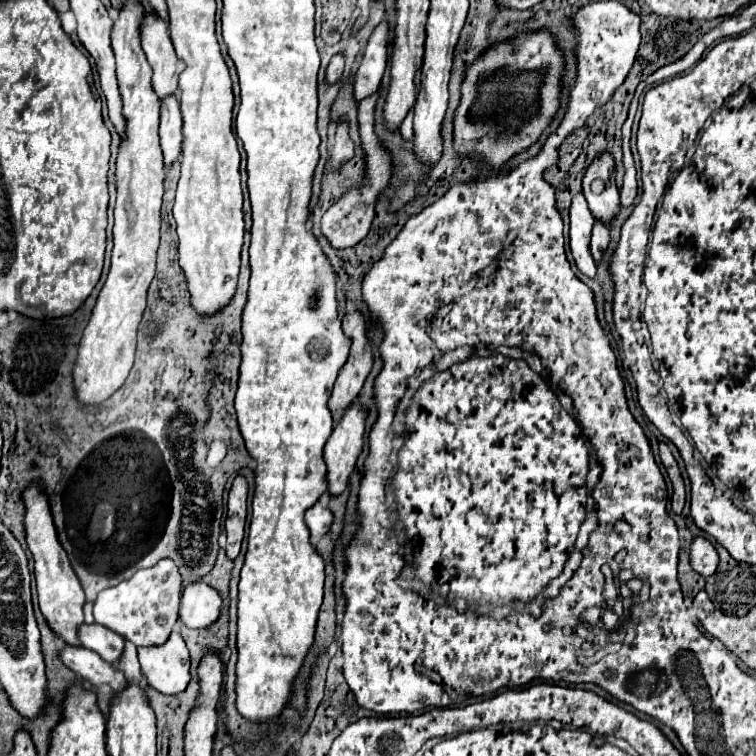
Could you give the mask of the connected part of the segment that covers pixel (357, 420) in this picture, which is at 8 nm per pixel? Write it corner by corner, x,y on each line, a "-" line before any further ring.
354,401
344,417
336,423
330,439
324,445
324,459
328,465
328,491
338,495
346,489
348,475
352,473
358,455
364,447
366,409

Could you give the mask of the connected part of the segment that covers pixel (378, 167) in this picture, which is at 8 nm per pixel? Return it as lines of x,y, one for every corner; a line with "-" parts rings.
366,97
364,101
358,103
358,129
360,129
360,145
364,151
364,163
366,163
366,173
364,173
364,181
360,187
356,189
348,189
322,217
322,233
328,237
330,245
334,249
346,249
346,247
354,247
358,241
362,241
366,237
366,233
370,231
370,223
374,219
374,205
376,199
380,195
380,191
388,185
390,179
390,169
392,169
392,161
390,155
380,147
378,137
374,135
374,105
376,105
376,97

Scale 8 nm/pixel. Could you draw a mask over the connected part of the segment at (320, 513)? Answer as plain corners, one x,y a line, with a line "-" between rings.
316,503
314,507
310,507
306,511
306,525
314,539
320,539
322,535
326,535
330,531
332,519
334,519
334,515
324,503

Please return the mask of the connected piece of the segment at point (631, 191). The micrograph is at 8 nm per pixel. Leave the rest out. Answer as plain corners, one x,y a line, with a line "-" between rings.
622,129
622,147
624,147
624,167
626,167
626,175
624,175
624,185
620,189
620,205
628,207
632,205
634,197
636,197
636,169
634,169
634,159
630,153
630,129

